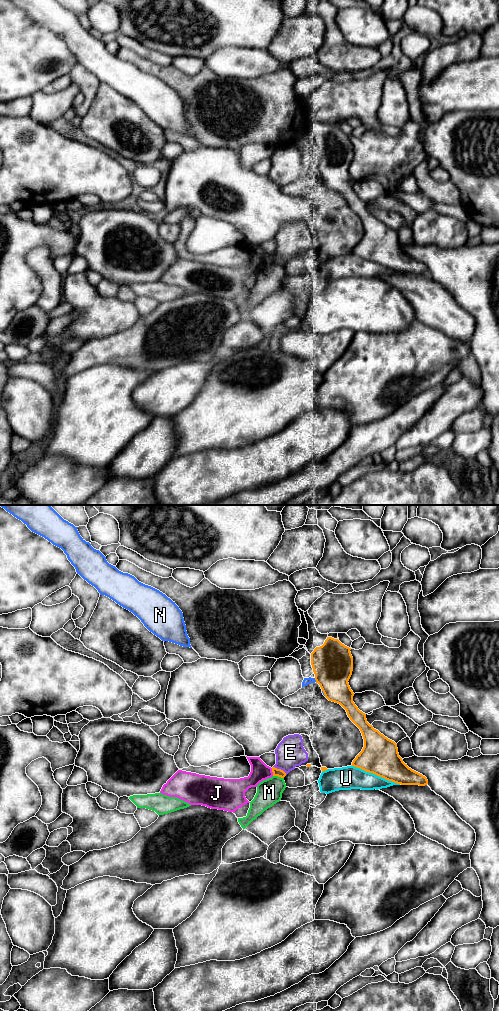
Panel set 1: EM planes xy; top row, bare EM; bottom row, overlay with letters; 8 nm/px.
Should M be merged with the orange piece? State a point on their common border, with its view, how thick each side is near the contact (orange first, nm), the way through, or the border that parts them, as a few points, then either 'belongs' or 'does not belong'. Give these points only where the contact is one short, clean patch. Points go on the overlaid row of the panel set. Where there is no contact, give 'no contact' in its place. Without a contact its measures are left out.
xy (278, 776) | 60/200 nm | along xy (273, 775), (283, 778) | does not belong

